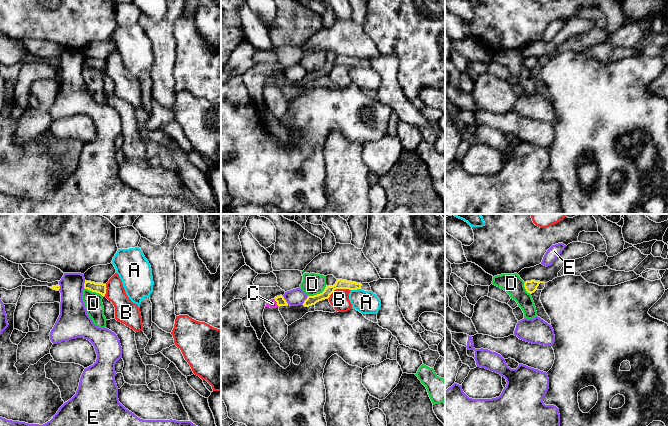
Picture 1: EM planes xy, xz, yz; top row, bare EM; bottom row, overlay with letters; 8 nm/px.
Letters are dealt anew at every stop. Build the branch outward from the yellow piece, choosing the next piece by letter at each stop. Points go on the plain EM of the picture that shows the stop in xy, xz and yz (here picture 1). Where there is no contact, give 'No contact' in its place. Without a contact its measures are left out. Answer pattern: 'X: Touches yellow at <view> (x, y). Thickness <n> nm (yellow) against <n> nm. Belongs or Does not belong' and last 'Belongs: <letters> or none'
A: Touches yellow at xz (355, 65). Thickness 80 nm (yellow) against 190 nm. Belongs
B: Touches yellow at xz (338, 64). Thickness 80 nm (yellow) against 160 nm. Does not belong
C: Touches yellow at xz (277, 79). Thickness 70 nm (yellow) against 70 nm. Belongs
D: Touches yellow at xz (318, 70). Thickness 80 nm (yellow) against 170 nm. Does not belong
E: Touches yellow at xz (285, 76). Thickness 70 nm (yellow) against 140 nm. Does not belong
Belongs: A, C

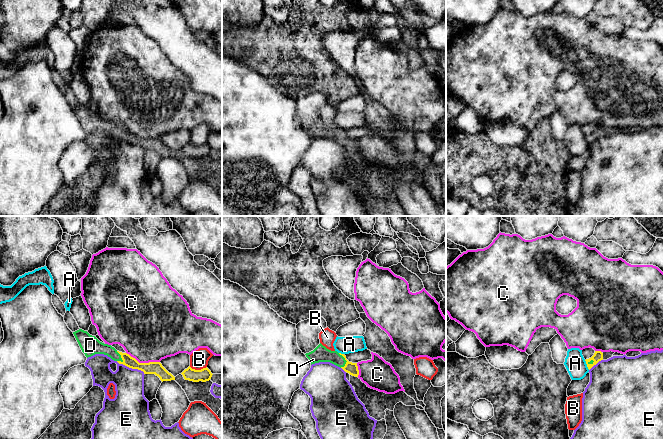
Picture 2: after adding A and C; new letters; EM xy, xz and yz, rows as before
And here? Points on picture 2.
A: Touches yellow at yz (587, 141). Thickness 80 nm (yellow) against 160 nm. Does not belong
B: Touches yellow at xy (198, 146). Thickness 100 nm (yellow) against 150 nm. Does not belong
C: Touches yellow at xy (143, 139). Thickness 100 nm (yellow) against 460 nm. Does not belong
D: Touches yellow at xz (345, 135). Thickness 90 nm (yellow) against 130 nm. Belongs
E: Touches yellow at xy (131, 143). Thickness 100 nm (yellow) against 240 nm. Does not belong
Belongs: D

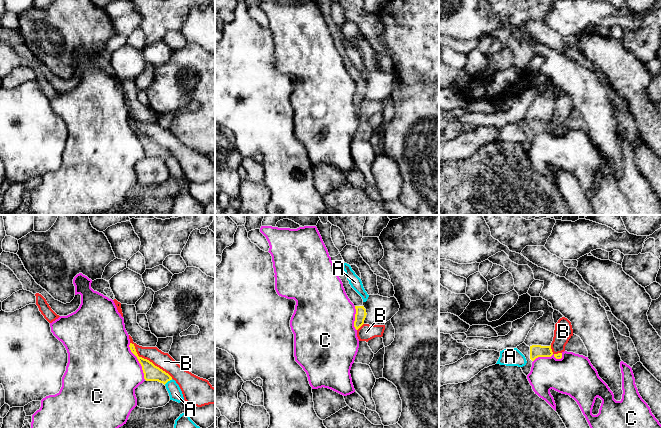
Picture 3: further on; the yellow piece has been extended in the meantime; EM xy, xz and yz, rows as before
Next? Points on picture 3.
A: Touches yellow at xy (168, 156). Thickness 130 nm (yellow) against 110 nm. Does not belong
B: Touches yellow at xy (148, 136). Thickness 130 nm (yellow) against 140 nm. Does not belong
C: Touches yellow at xy (138, 136). Thickness 130 nm (yellow) against 480 nm. Does not belong
Belongs: none

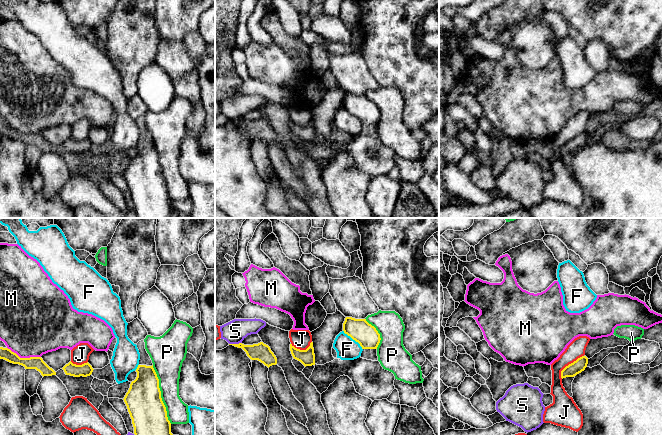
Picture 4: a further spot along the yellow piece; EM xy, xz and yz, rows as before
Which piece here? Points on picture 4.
F: Touches yellow at xz (353, 115). Thickness 180 nm (yellow) against 180 nm. Does not belong
J: Touches yellow at yz (569, 140). Thickness 100 nm (yellow) against 140 nm. Does not belong
M: Touches yellow at xy (24, 134). Thickness 100 nm (yellow) against 460 nm. Does not belong
P: Touches yellow at xy (160, 170). Thickness 280 nm (yellow) against 220 nm. Does not belong
S: Touches yellow at xz (235, 120). Thickness 140 nm (yellow) against 190 nm. Does not belong
Belongs: none

